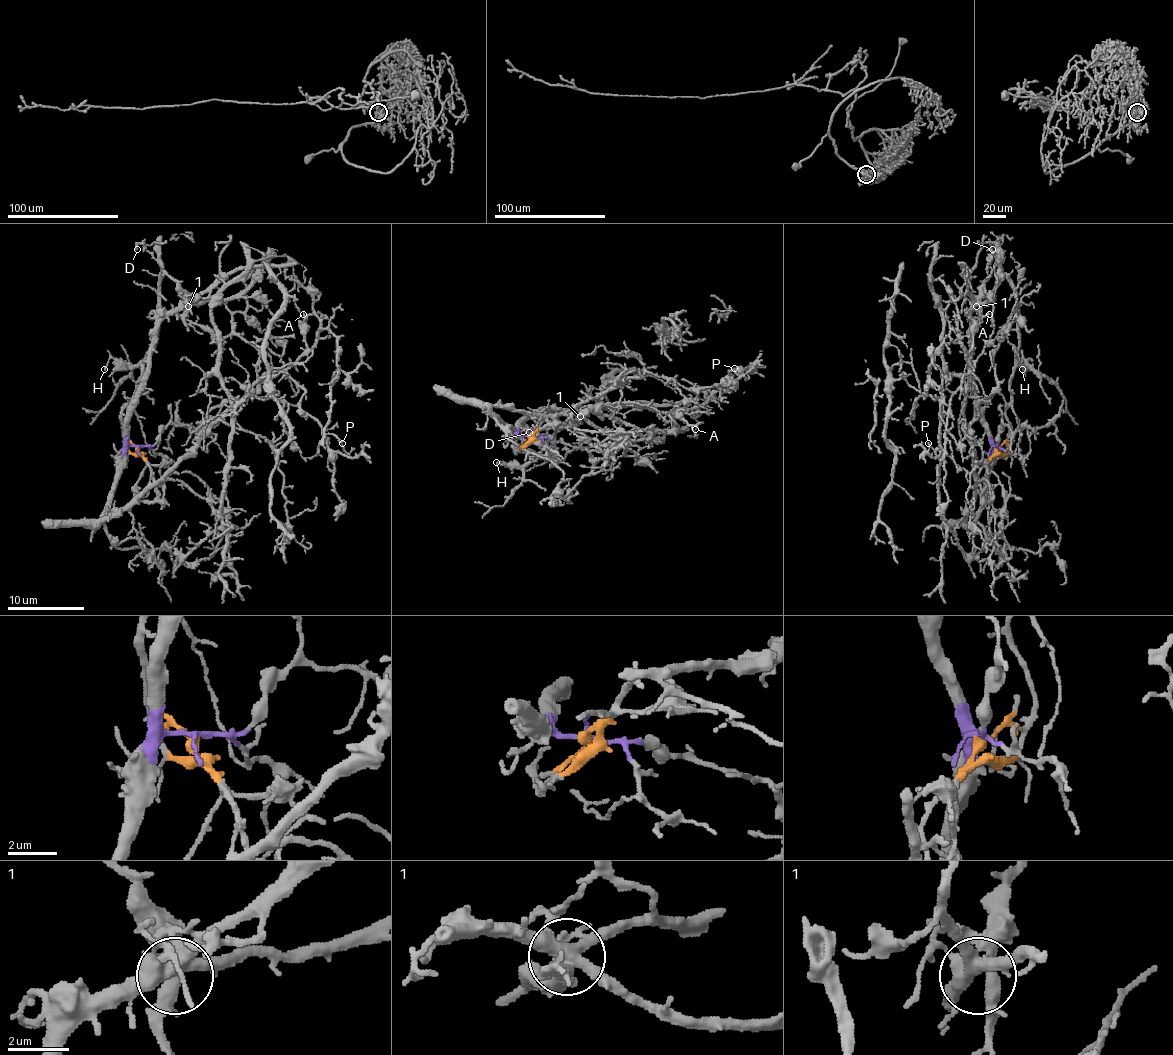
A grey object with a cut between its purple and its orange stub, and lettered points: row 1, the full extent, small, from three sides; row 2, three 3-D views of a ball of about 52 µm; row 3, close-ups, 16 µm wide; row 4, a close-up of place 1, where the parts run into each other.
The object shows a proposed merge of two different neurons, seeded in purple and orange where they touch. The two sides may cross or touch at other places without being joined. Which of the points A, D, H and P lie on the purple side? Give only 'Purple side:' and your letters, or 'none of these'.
Purple side: A, P

